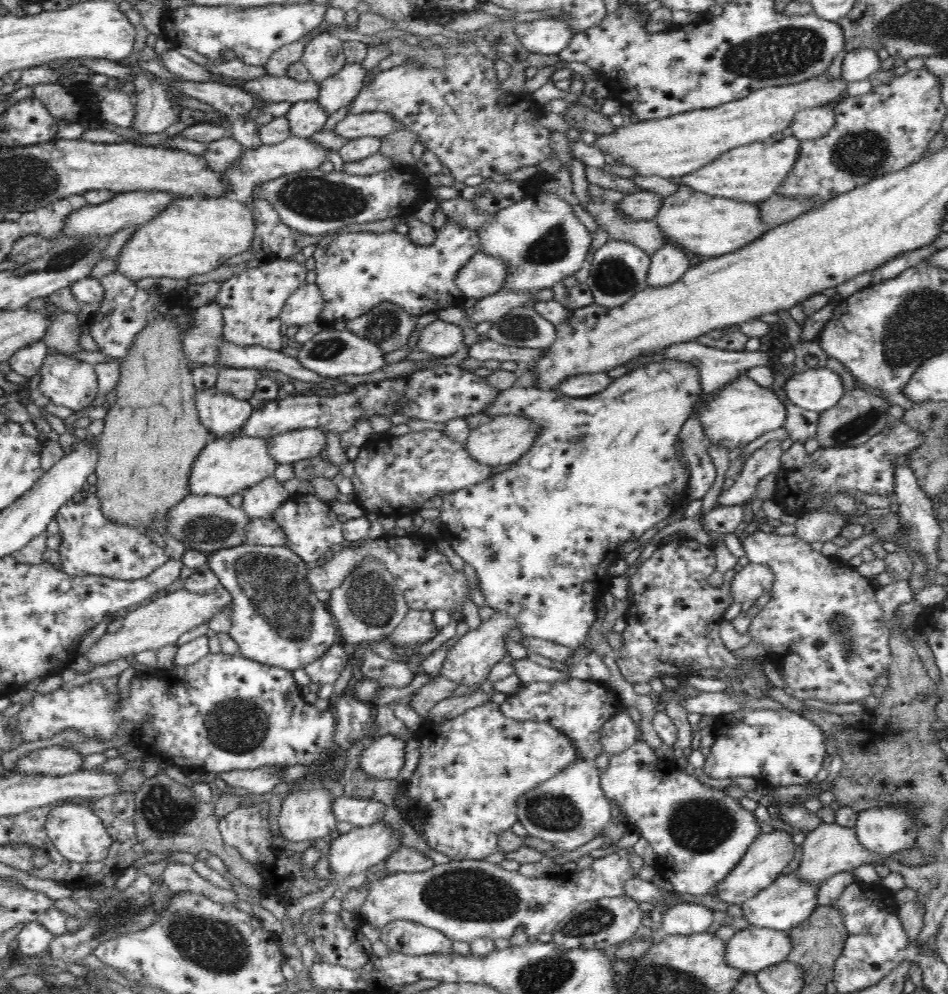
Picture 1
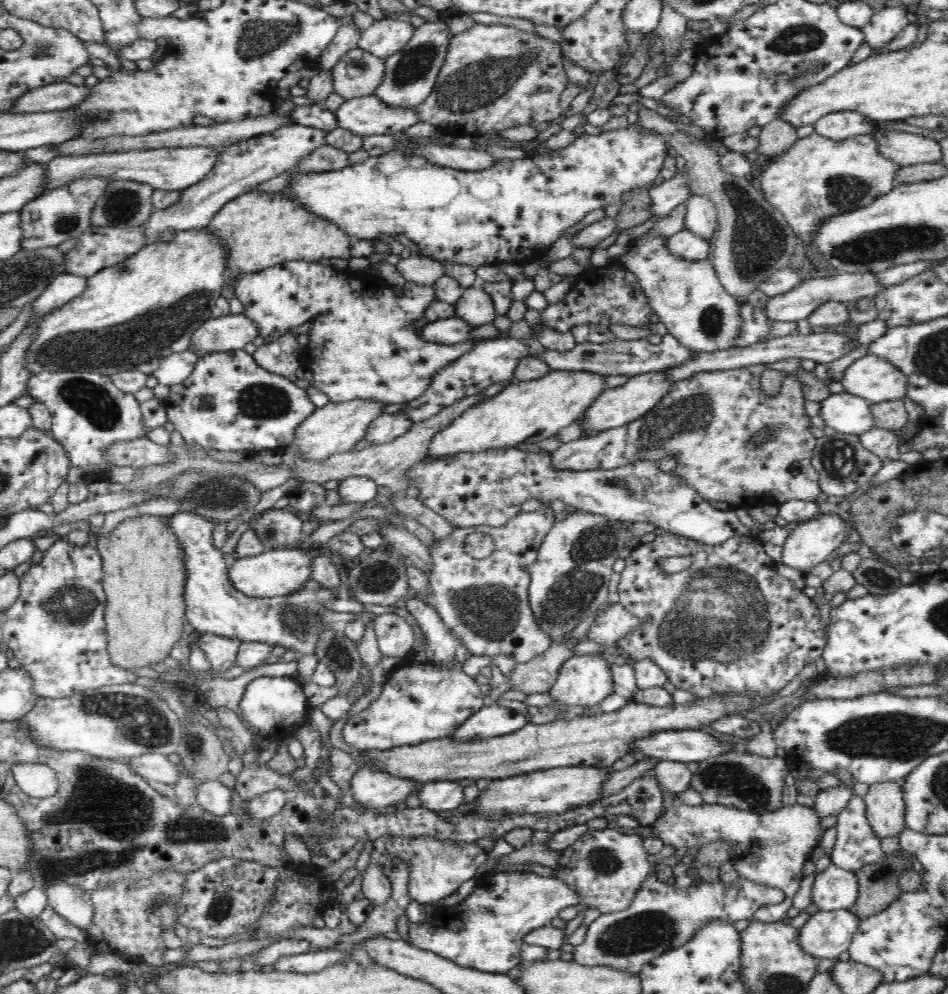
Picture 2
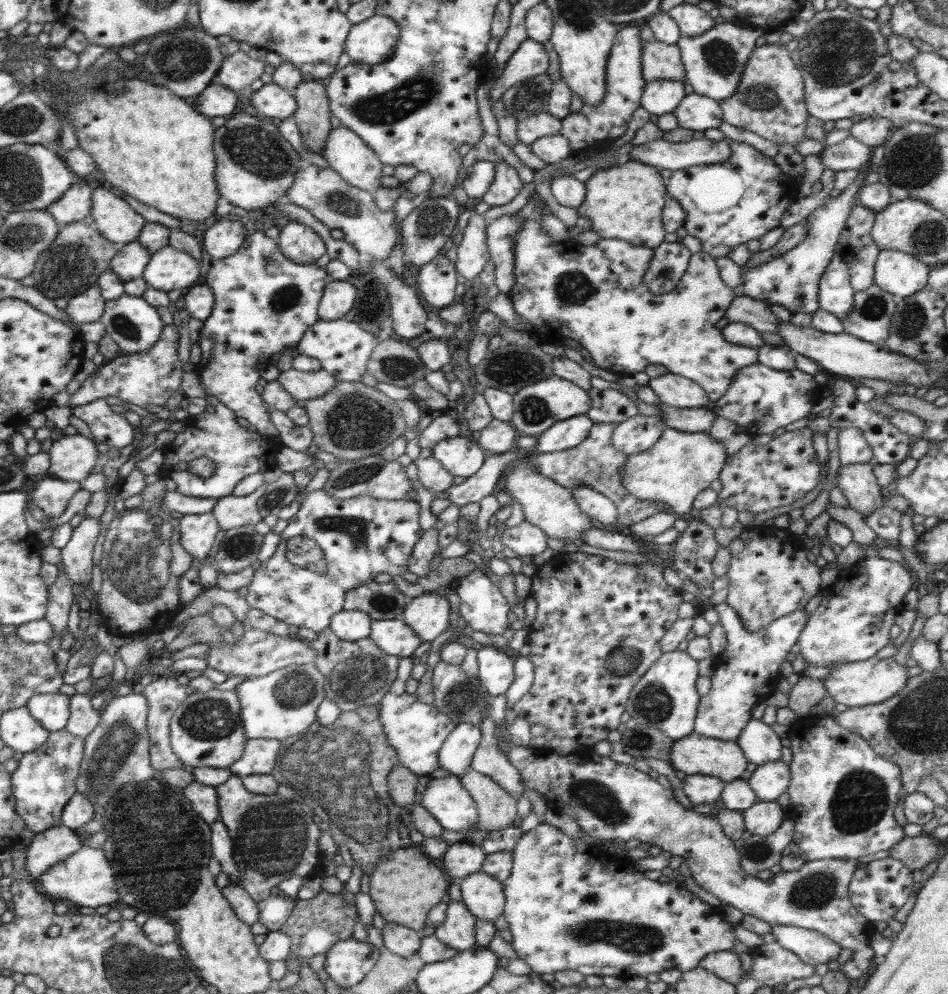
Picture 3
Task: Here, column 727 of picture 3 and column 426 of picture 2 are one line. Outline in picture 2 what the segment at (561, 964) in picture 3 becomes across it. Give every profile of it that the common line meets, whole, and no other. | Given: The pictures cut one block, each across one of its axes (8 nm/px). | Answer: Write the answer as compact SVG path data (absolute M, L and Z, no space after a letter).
M505 871L496 873L491 881L485 886L476 886L461 903L437 908L428 922L409 923L409 942L458 966L504 974L519 966L522 956L520 946L530 930L550 924L560 910L580 904L578 893L558 876L542 877L532 871Z

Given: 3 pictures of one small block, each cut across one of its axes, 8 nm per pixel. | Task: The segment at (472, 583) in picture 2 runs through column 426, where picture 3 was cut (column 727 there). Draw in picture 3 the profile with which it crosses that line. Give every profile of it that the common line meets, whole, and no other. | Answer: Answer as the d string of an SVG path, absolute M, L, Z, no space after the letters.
M764 524L757 527L748 526L729 544L729 549L731 557L726 575L730 586L725 602L738 613L748 632L758 632L773 620L804 608L821 589L820 573L822 571L816 565L814 554L805 548L804 537L795 535L788 528L779 529L776 526L767 527Z

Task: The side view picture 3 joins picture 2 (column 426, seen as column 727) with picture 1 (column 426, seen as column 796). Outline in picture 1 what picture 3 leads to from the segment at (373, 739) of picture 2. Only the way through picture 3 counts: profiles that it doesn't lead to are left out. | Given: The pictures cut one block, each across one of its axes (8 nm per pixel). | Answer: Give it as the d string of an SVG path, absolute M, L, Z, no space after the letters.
M409 608L402 622L388 635L388 639L400 645L421 646L434 638L439 630L430 611Z

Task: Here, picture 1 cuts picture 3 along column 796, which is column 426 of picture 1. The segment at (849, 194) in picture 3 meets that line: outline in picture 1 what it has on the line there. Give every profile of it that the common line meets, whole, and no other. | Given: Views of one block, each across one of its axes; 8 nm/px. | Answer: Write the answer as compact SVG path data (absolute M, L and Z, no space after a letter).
M448 220L444 228L435 230L436 240L432 246L414 245L408 235L396 231L382 232L348 232L348 234L326 235L316 244L313 257L316 260L316 285L322 293L322 312L319 321L334 325L337 322L354 320L380 302L393 302L401 306L410 316L436 313L449 306L462 305L465 297L456 287L456 276L472 260L474 254L480 252L480 238L477 232L463 226L460 222Z

